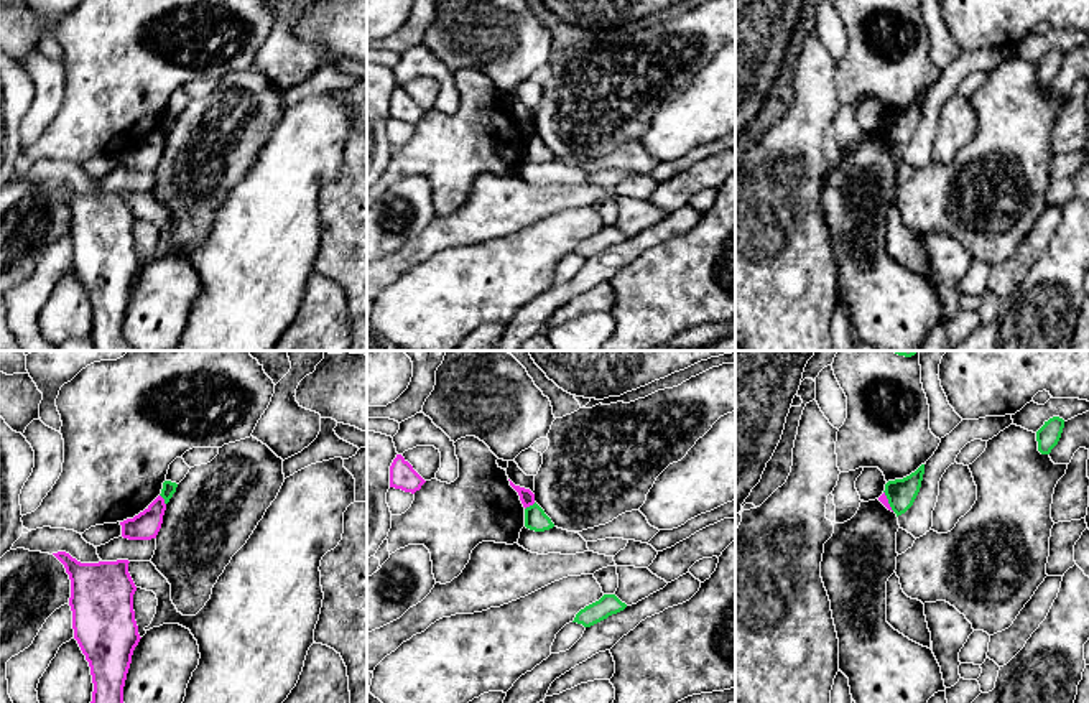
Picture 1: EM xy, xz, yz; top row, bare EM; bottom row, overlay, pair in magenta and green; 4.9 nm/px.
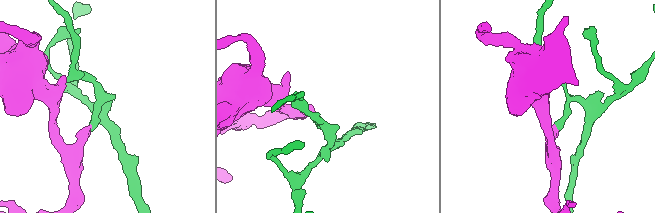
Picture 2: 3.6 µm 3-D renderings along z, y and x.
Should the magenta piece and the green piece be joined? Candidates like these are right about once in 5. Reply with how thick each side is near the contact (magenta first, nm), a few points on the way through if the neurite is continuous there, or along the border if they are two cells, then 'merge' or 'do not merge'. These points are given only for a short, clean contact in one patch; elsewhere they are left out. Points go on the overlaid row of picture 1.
calibres 70 and 110 nm; border xz (535, 502), (525, 509); do not merge

